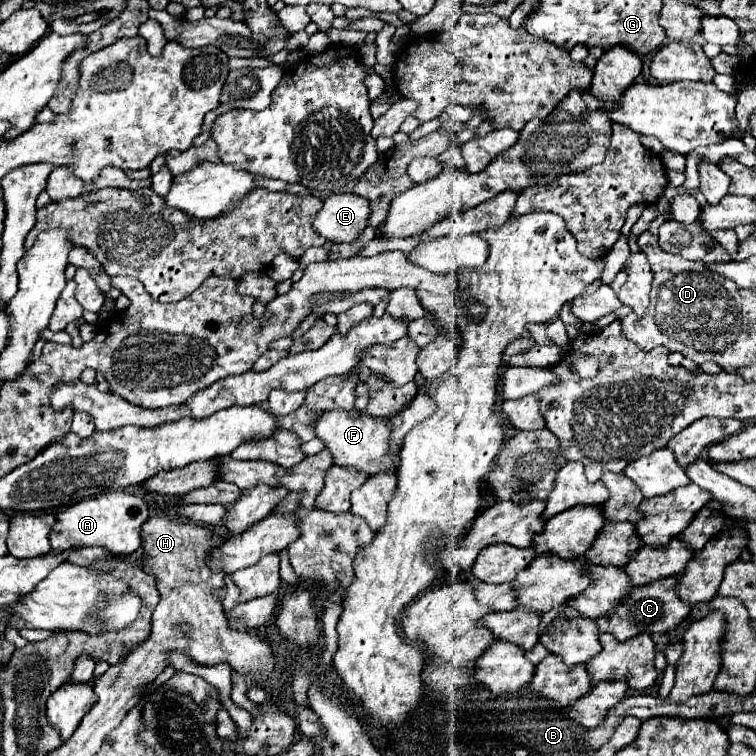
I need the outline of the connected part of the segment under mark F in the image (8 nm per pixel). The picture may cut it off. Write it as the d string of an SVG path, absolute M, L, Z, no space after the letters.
M332 410L316 422L316 436L326 442L326 448L332 452L334 464L338 466L354 468L368 476L396 470L396 454L390 452L392 426L388 420L372 418L358 410L352 410L352 412Z

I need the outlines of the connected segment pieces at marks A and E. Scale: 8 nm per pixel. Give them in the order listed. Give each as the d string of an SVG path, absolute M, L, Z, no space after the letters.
M104 492L86 498L56 514L56 524L50 534L54 550L68 550L76 546L102 546L112 554L132 554L142 546L140 528L148 518L148 506L142 498L128 492Z
M332 194L316 214L314 230L332 242L354 242L368 226L370 202L358 194Z

